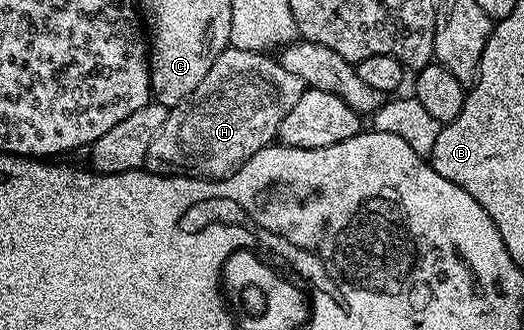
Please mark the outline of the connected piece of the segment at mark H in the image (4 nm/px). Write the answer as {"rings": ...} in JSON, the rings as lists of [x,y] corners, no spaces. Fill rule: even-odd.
{"rings":[[[225,48],[189,101],[167,111],[160,134],[148,146],[145,171],[161,176],[223,180],[240,170],[252,154],[275,143],[280,122],[300,102],[300,94],[307,86],[272,57],[252,50]]]}

